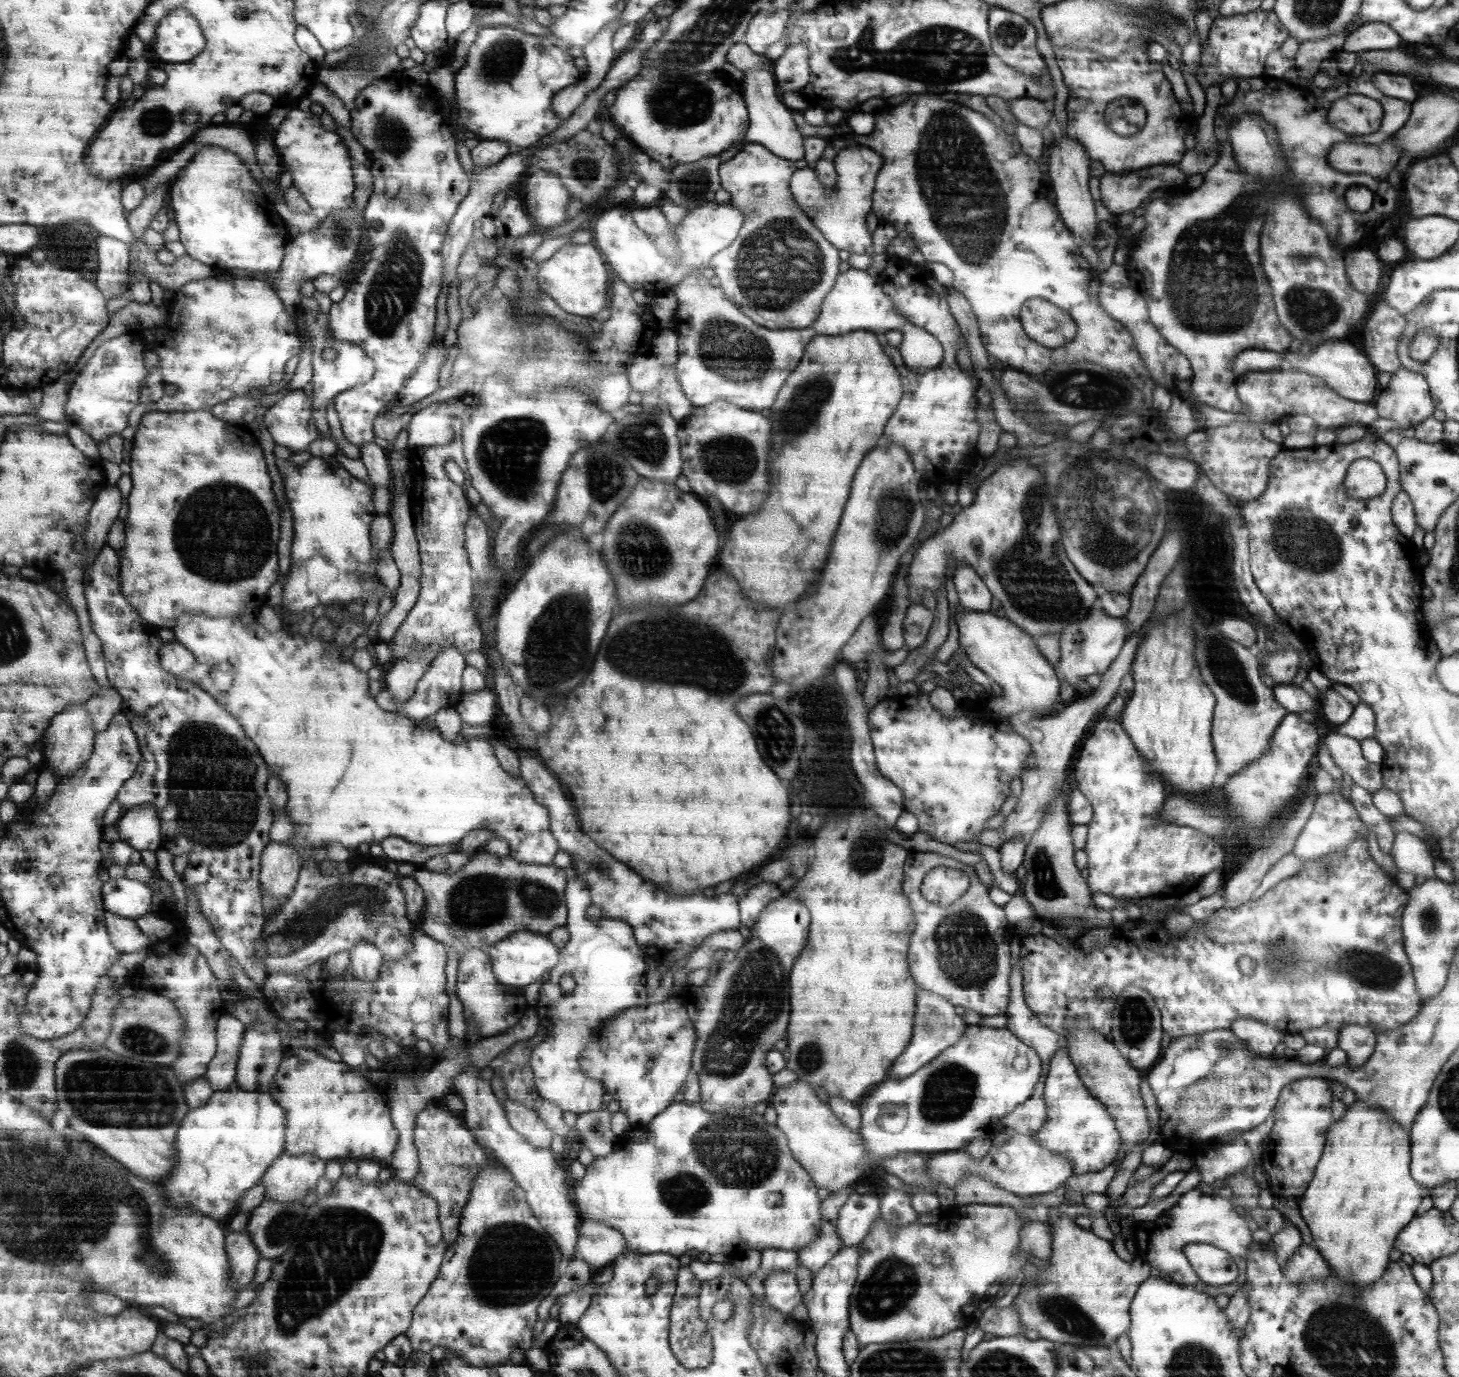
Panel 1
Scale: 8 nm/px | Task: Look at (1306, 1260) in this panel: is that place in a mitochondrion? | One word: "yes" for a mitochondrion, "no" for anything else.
no

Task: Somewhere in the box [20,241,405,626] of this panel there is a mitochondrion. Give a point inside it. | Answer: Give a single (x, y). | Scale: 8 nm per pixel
(209, 518)

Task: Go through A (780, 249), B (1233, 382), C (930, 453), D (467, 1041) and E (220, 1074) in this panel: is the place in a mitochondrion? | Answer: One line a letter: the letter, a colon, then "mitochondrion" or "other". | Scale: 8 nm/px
A: mitochondrion
B: other
C: other
D: other
E: other

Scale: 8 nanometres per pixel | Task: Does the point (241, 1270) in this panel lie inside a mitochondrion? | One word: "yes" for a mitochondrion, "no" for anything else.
no

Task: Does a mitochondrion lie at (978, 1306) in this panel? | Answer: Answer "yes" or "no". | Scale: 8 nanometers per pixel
no

